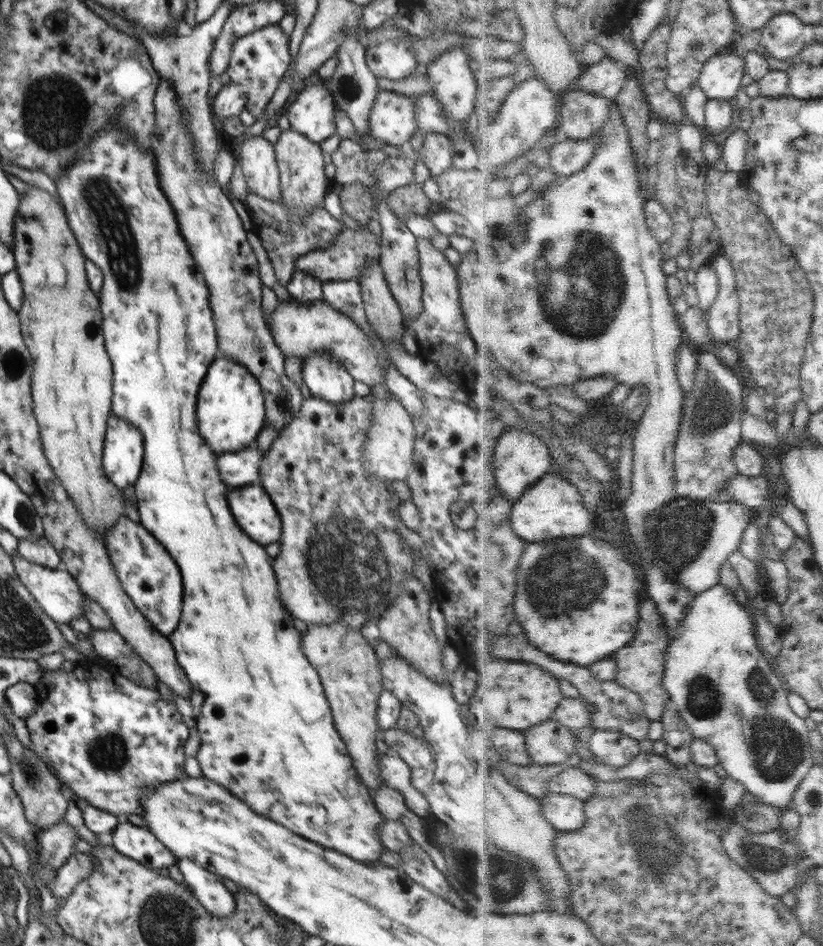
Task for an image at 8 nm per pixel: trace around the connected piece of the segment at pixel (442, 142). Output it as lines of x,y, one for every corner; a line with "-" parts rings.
428,132
423,137
418,159
429,168
432,178
440,176
452,167
453,142
448,136
438,132

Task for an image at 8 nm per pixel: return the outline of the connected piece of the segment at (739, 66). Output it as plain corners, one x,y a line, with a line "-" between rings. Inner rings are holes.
718,54
706,64
699,82
710,99
738,96
747,73
747,61
738,54

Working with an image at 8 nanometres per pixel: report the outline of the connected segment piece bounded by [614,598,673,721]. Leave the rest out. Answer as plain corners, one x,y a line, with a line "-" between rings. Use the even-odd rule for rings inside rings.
650,598
642,603
641,623
637,637
628,647
618,651
614,658
618,661
619,684
629,689
638,690
645,699
647,712
656,721
663,720
666,707
673,701
665,677
667,672
667,658
672,644
671,634
658,603

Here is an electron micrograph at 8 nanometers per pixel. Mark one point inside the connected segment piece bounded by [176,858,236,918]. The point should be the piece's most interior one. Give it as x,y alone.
208,889

